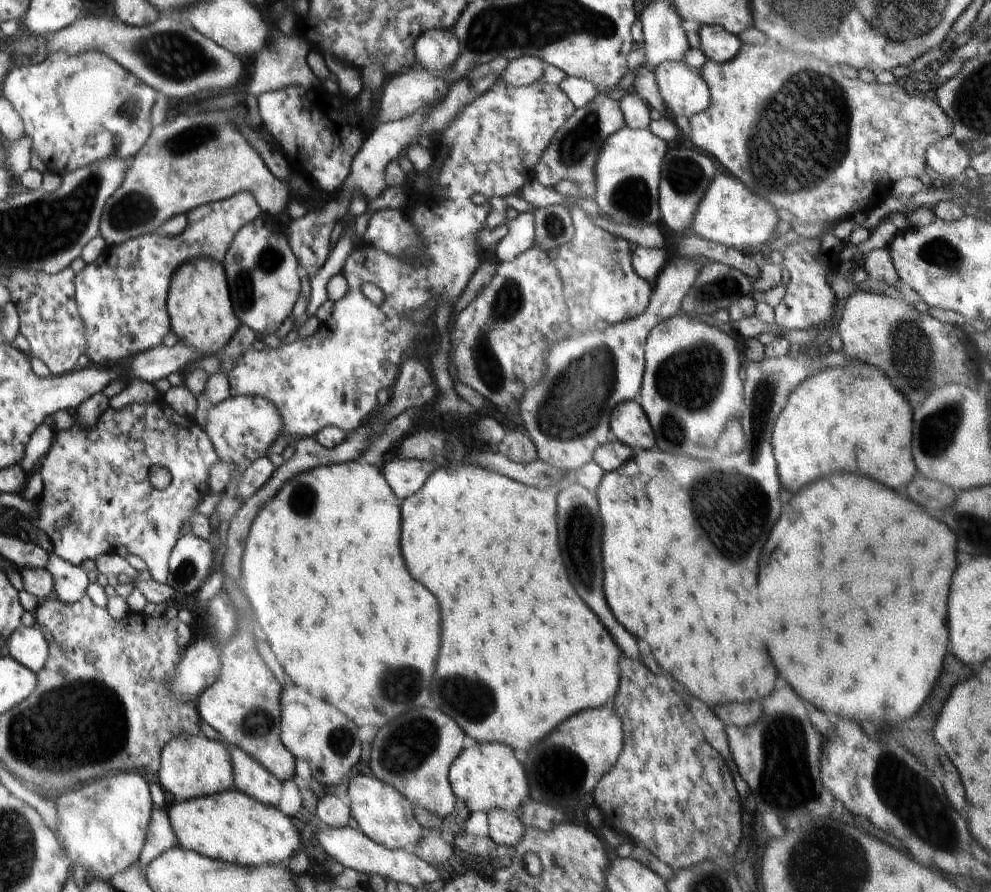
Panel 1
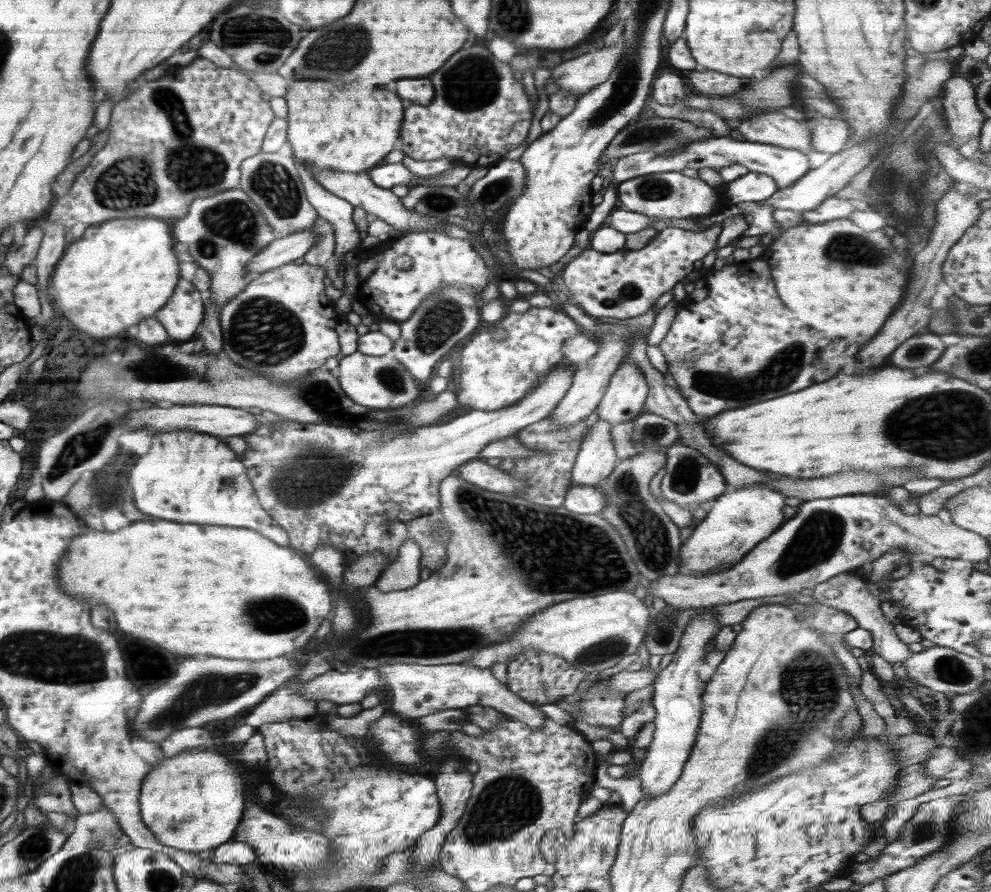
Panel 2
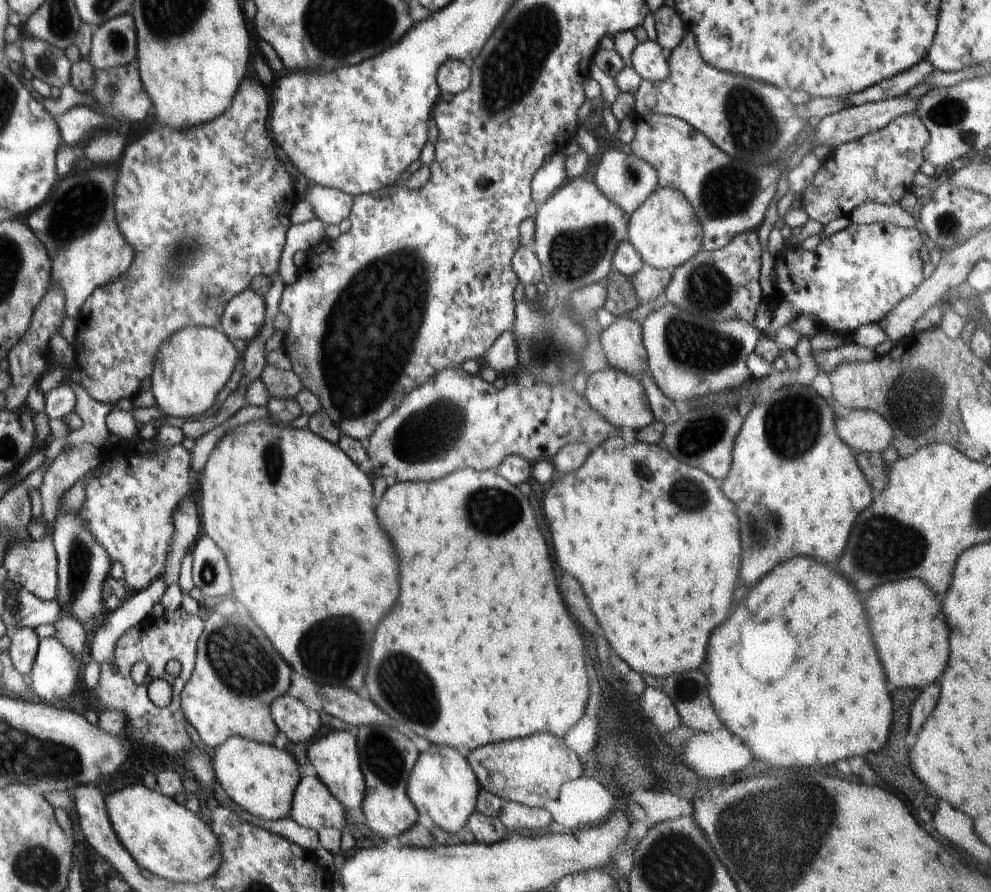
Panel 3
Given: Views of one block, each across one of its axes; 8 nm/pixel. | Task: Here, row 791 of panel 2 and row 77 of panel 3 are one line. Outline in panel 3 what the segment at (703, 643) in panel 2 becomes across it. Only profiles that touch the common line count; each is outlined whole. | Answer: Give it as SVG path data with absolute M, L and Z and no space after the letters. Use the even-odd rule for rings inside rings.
M650 39L638 43L632 50L631 60L638 74L650 82L662 82L668 78L668 58L664 56L662 47Z

